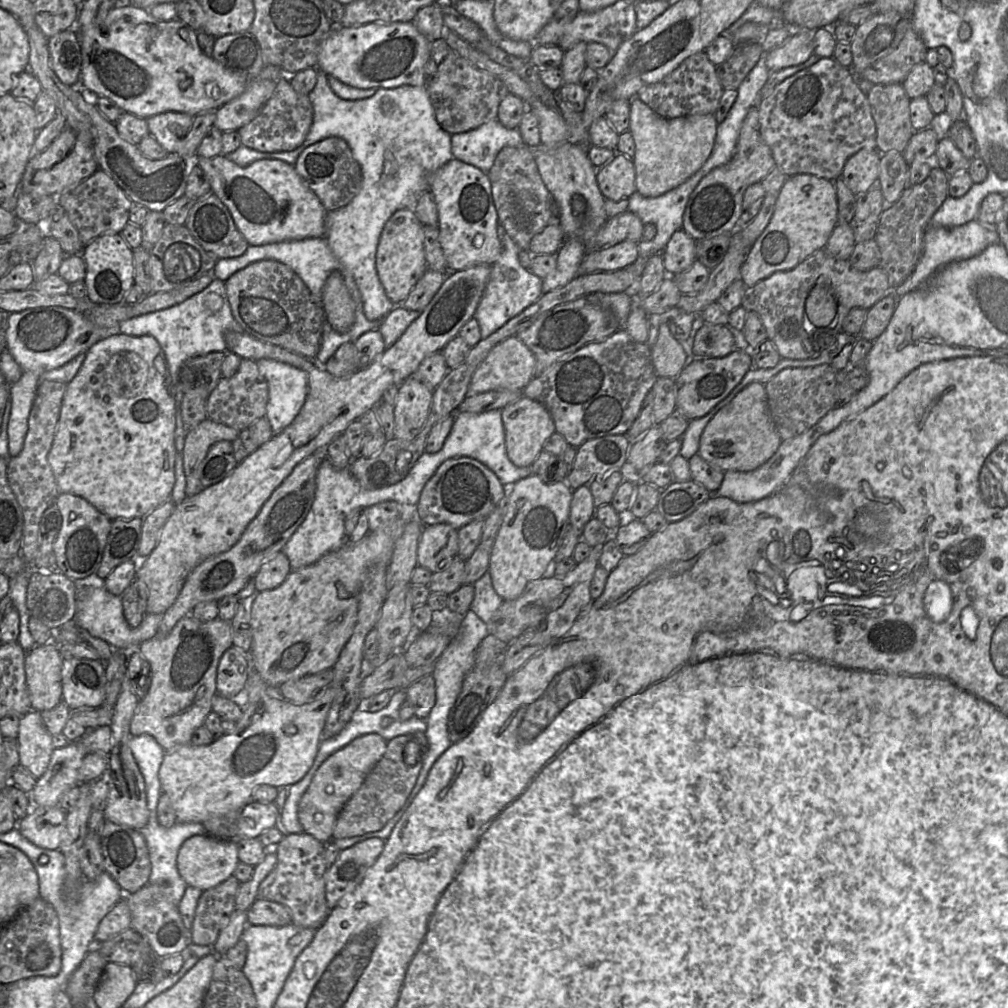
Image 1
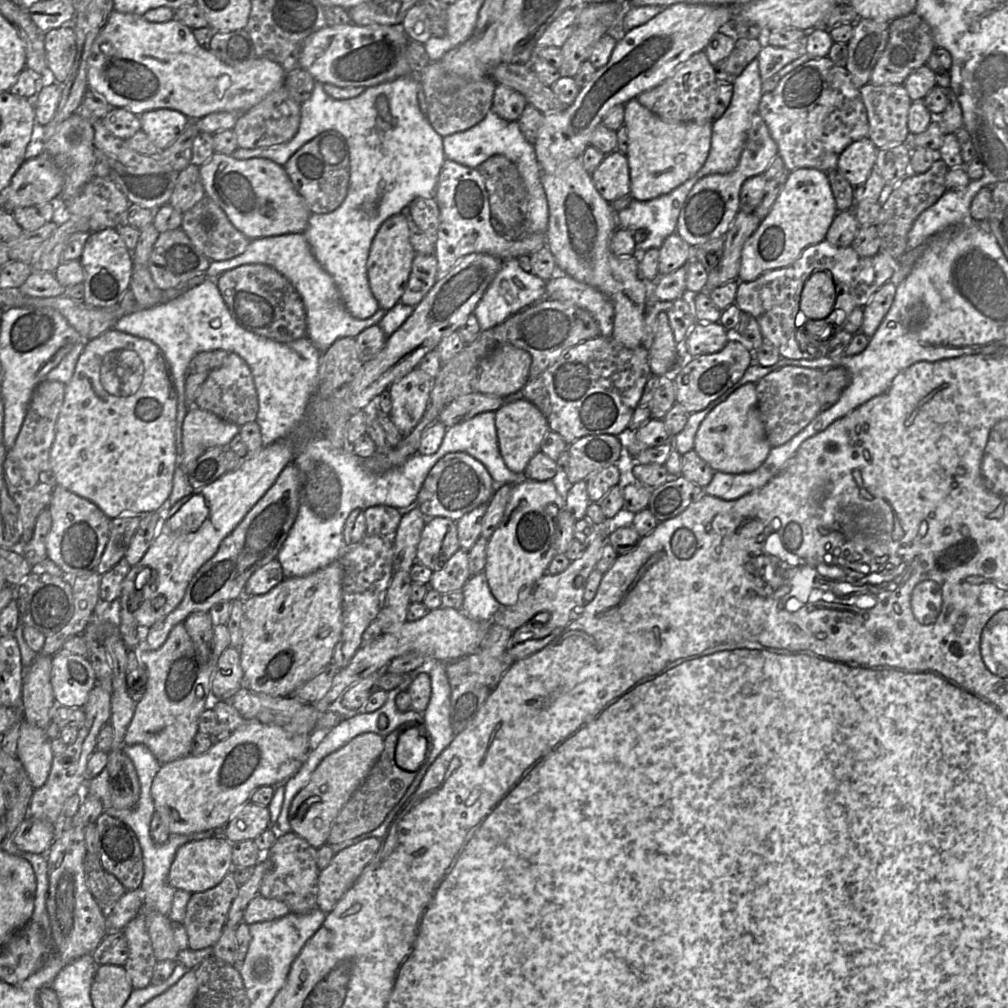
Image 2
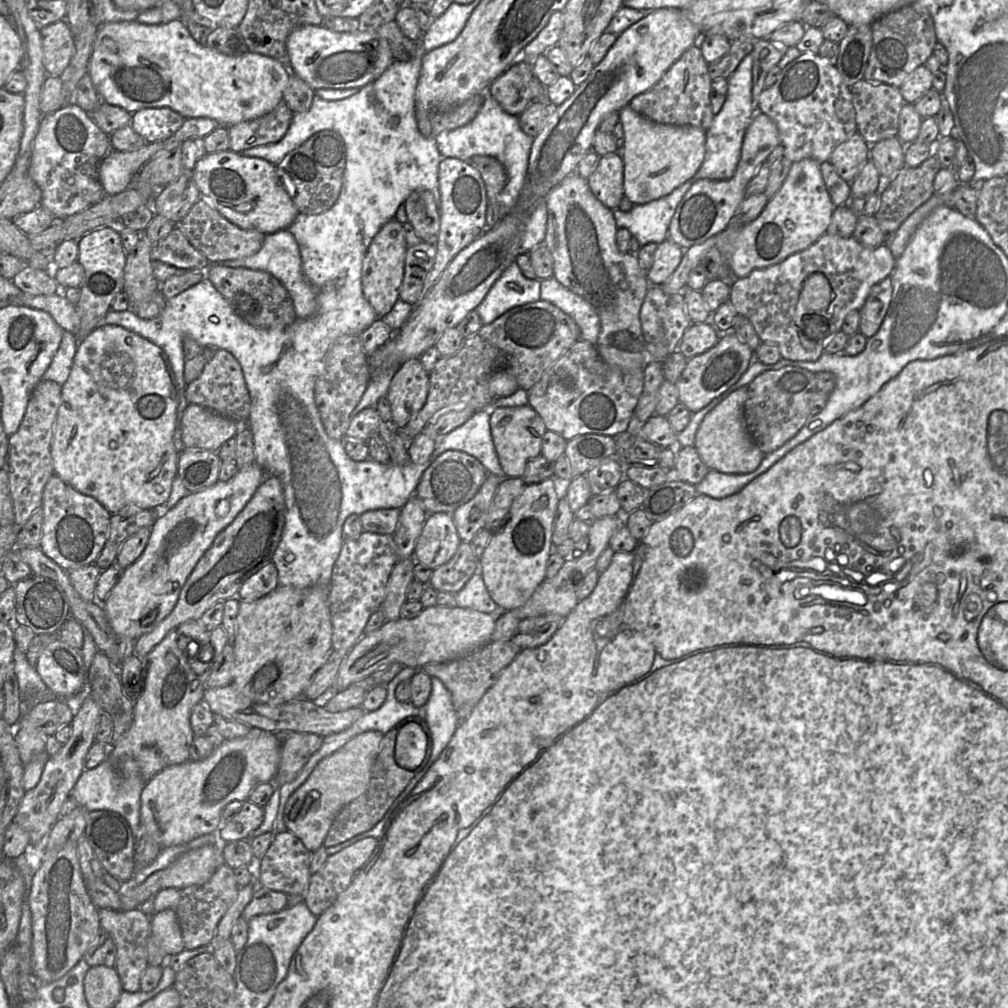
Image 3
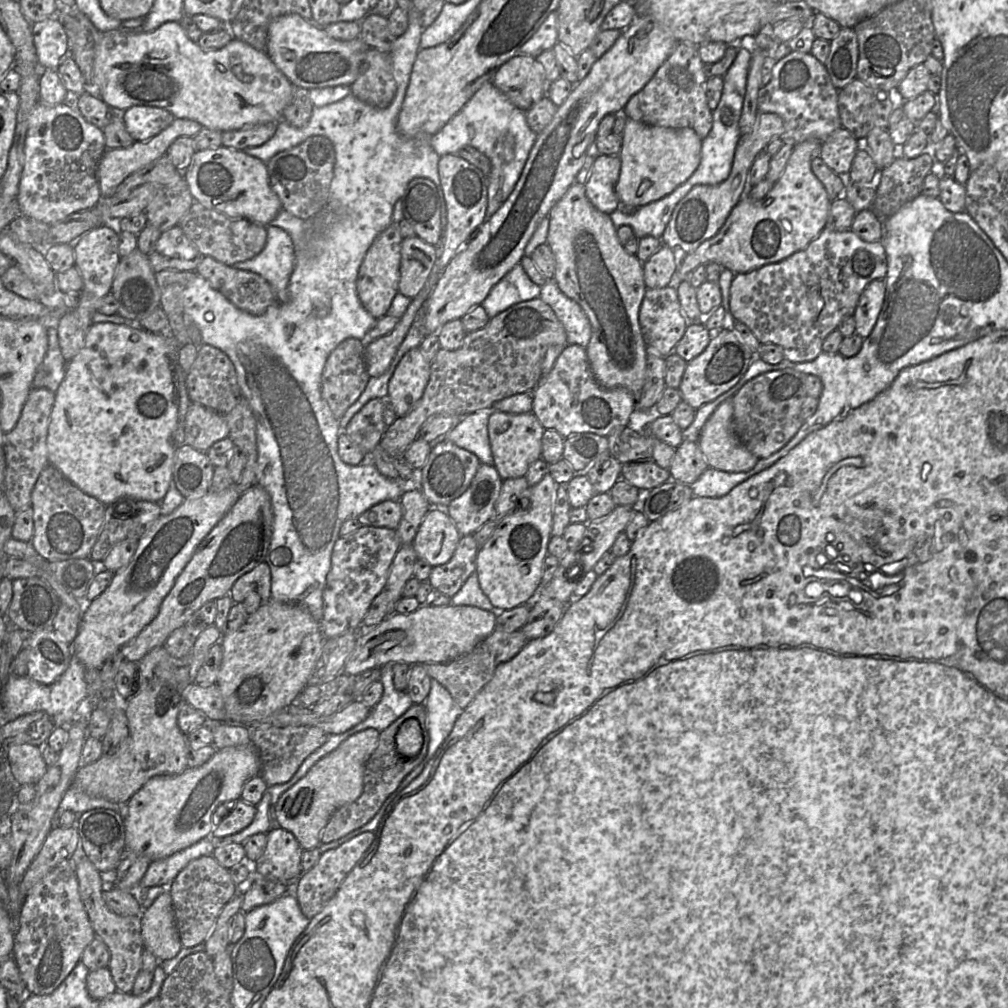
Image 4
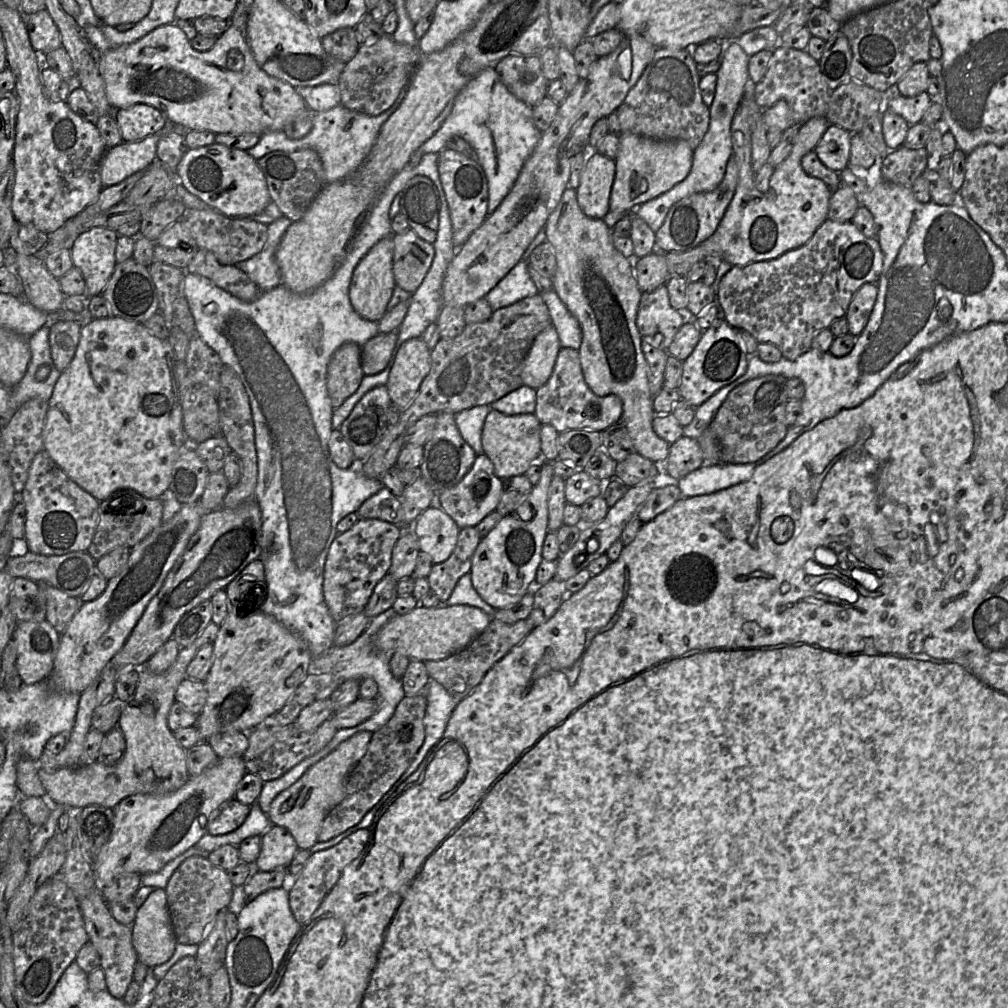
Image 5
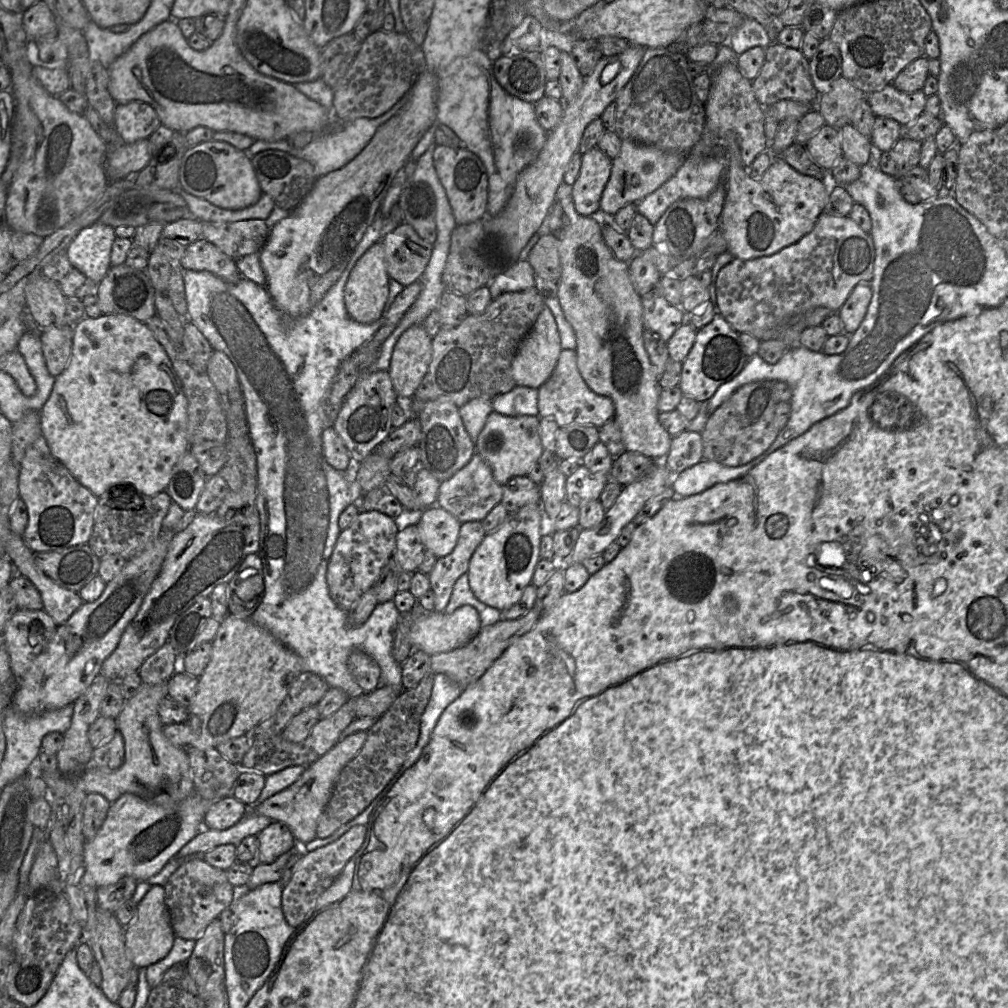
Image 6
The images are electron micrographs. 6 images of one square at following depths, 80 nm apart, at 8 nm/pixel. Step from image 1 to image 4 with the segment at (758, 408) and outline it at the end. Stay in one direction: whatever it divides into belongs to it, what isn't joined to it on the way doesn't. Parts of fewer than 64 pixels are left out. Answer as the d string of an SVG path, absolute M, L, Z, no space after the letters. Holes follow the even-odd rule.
M732 397L711 414L697 443L709 467L718 470L749 471L759 460L741 443L734 431Z

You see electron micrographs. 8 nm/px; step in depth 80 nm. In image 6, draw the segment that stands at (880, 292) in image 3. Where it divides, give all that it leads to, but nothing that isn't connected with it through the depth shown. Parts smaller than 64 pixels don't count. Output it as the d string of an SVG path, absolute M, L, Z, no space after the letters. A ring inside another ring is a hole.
M860 281L837 312L841 318L844 333L852 335L863 321L872 299L871 282Z

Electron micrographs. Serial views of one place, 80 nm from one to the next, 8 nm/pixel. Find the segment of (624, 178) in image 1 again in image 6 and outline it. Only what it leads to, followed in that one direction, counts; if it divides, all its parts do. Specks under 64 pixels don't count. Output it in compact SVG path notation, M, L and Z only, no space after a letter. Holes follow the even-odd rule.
M597 147L582 154L580 173L571 194L580 215L591 217L600 210L600 200L611 170L612 160Z

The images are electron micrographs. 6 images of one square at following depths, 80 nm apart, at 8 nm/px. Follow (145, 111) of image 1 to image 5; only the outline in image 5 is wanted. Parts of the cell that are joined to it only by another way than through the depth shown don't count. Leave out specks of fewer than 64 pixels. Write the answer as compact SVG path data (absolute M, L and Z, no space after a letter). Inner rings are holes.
M174 22L172 24L163 25L134 43L123 45L103 53L101 60L101 74L104 77L108 101L115 110L130 107L135 104L148 104L160 110L168 120L169 124L181 126L186 131L207 130L214 134L241 135L253 133L263 135L268 132L283 130L288 123L293 121L306 109L309 109L305 100L295 87L283 80L268 75L258 65L244 34L232 24L229 24L227 30L217 38L215 45L206 52L196 51L191 46L191 42L187 38L185 32L175 25Z

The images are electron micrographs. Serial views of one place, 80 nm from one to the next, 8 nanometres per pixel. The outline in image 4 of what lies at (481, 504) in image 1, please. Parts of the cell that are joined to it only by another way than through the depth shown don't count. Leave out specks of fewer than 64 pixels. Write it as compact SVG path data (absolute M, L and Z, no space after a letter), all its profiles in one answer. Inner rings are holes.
M445 439L432 445L425 465L416 472L416 484L432 507L445 509L468 489L480 465L476 455Z

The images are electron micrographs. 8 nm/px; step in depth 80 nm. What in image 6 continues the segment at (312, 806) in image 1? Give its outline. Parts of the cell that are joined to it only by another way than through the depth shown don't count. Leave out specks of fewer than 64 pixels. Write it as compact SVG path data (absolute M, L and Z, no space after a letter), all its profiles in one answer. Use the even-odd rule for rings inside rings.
M365 731L341 738L326 754L306 766L300 778L290 787L261 803L256 803L249 808L249 811L252 810L259 815L267 816L272 821L285 823L300 845L305 845L317 838L318 820L329 801L335 781L343 768L359 753L366 738Z

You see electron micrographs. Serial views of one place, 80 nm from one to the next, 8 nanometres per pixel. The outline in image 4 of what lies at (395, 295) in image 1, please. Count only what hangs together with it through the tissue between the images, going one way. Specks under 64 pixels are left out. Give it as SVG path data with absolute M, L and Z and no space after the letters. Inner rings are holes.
M392 222L375 238L359 268L356 280L357 294L363 307L375 319L387 315L395 295L399 292L402 240L398 224Z

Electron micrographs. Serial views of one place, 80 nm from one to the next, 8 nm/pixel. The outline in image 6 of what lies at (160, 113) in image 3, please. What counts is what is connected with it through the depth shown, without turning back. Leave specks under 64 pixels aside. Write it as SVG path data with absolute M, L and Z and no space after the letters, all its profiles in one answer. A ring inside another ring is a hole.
M131 101L116 105L114 129L122 143L133 144L148 139L161 125L155 109L145 102Z

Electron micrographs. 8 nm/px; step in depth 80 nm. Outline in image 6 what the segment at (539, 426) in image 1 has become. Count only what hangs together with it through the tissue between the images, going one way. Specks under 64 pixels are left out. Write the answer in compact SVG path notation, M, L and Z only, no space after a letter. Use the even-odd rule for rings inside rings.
M492 411L475 441L475 451L490 466L497 483L504 485L516 476L527 476L538 462L544 448L539 435L539 416L508 417Z

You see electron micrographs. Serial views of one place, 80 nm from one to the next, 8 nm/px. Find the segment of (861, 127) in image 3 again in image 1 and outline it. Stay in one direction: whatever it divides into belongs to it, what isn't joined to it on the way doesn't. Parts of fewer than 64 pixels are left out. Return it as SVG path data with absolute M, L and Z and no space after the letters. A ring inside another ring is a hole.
M900 83L874 84L867 94L871 113L876 124L877 150L881 154L890 150L903 152L916 132L910 118L910 101Z

